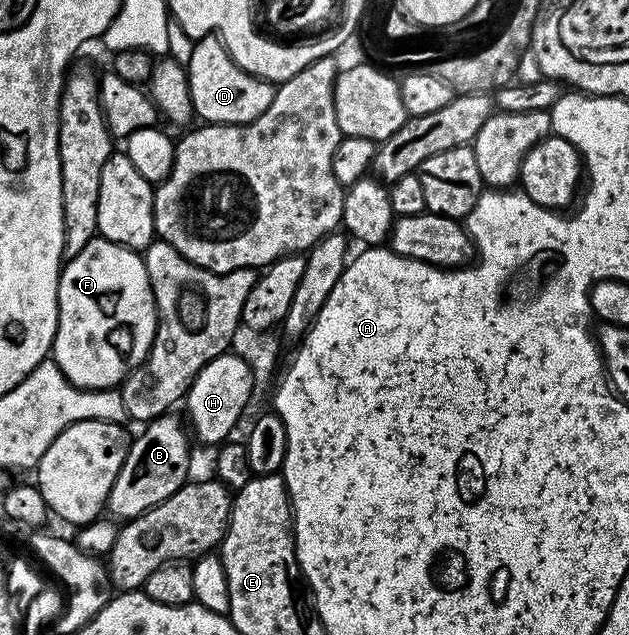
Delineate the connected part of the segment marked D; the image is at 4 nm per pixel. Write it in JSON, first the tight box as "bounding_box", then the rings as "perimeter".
{"bounding_box":[185,33,276,125],"perimeter":[[[212,33],[203,39],[194,40],[190,44],[191,56],[185,60],[188,89],[192,97],[194,114],[207,125],[228,123],[239,125],[251,123],[269,105],[273,105],[276,84],[257,75],[250,75],[243,67],[238,67],[233,57],[225,49],[218,35]]]}

